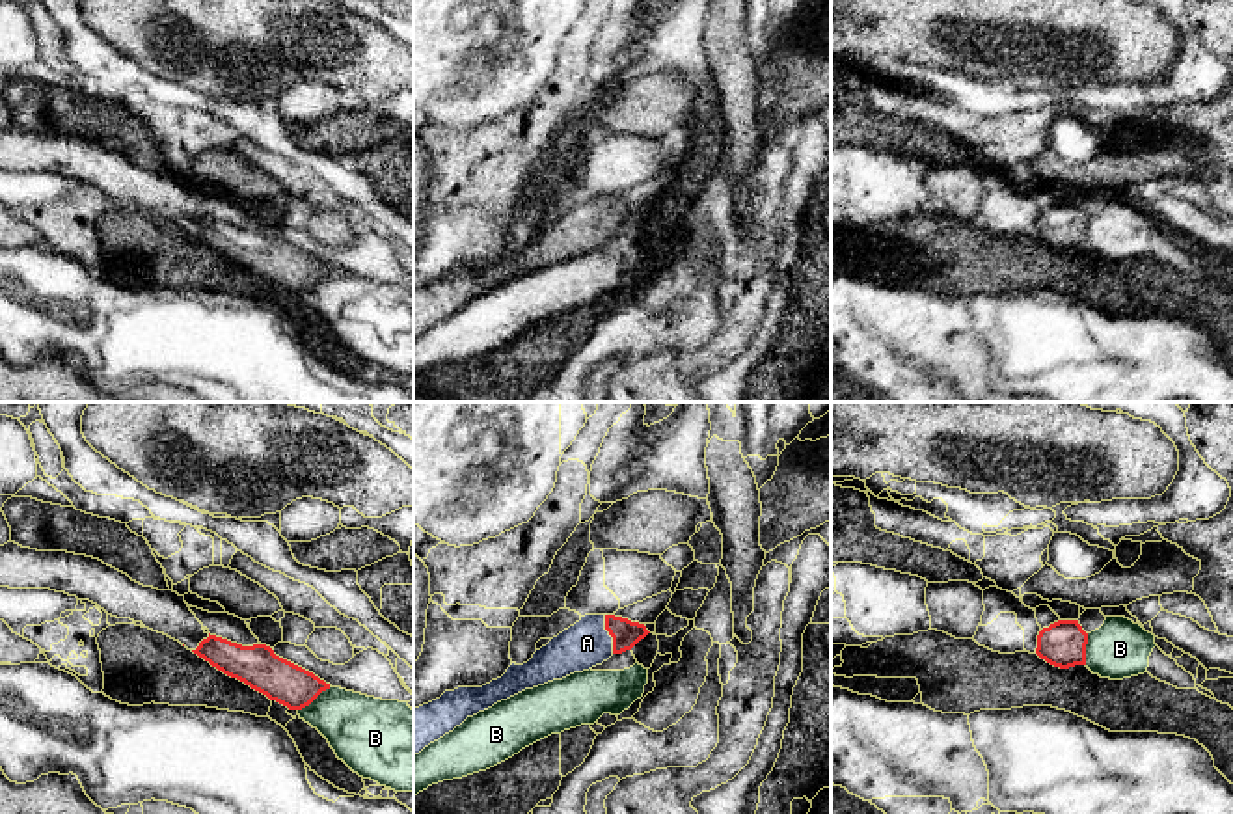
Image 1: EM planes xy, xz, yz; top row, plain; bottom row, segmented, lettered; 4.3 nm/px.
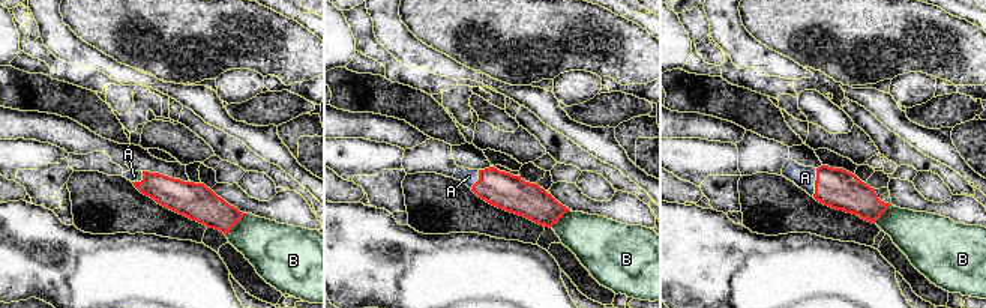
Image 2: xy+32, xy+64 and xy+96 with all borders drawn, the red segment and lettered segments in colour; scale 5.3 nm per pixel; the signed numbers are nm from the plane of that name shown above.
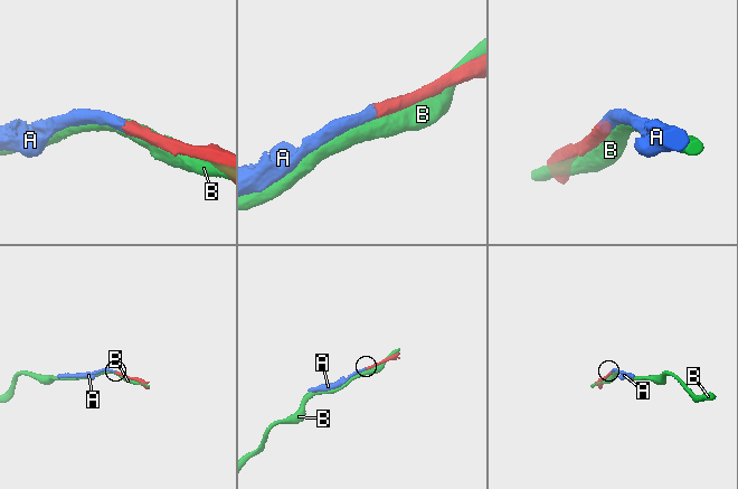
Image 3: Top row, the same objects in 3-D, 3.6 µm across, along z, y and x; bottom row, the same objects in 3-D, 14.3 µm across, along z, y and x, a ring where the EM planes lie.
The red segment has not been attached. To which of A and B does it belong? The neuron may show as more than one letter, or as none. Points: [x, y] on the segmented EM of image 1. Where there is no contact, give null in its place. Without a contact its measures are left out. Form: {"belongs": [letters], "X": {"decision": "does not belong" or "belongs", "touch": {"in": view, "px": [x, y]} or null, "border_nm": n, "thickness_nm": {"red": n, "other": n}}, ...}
{"belongs": ["A"], "A": {"decision": "belongs", "touch": {"in": "xz", "px": [609, 634]}, "border_nm": 170, "thickness_nm": {"red": 120, "other": 200}}, "B": {"decision": "does not belong", "touch": {"in": "xy", "px": [313, 699]}, "border_nm": 180, "thickness_nm": {"red": 180, "other": 300}}}

